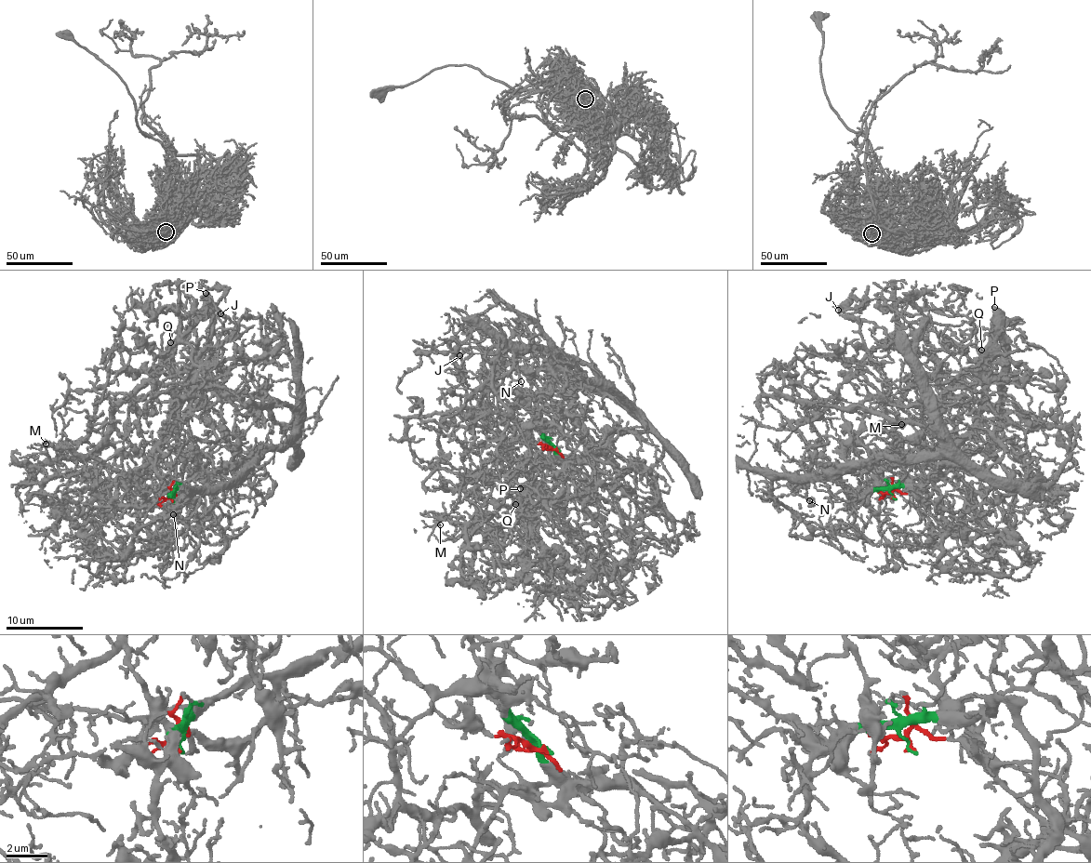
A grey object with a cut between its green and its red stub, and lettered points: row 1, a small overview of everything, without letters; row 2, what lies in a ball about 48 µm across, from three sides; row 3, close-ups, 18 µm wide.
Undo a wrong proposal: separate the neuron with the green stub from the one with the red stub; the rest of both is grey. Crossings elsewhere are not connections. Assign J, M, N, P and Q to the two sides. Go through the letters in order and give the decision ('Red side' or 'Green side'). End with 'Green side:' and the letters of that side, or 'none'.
J: Red side
M: Red side
N: Green side
P: Red side
Q: Red side
Green side: N

